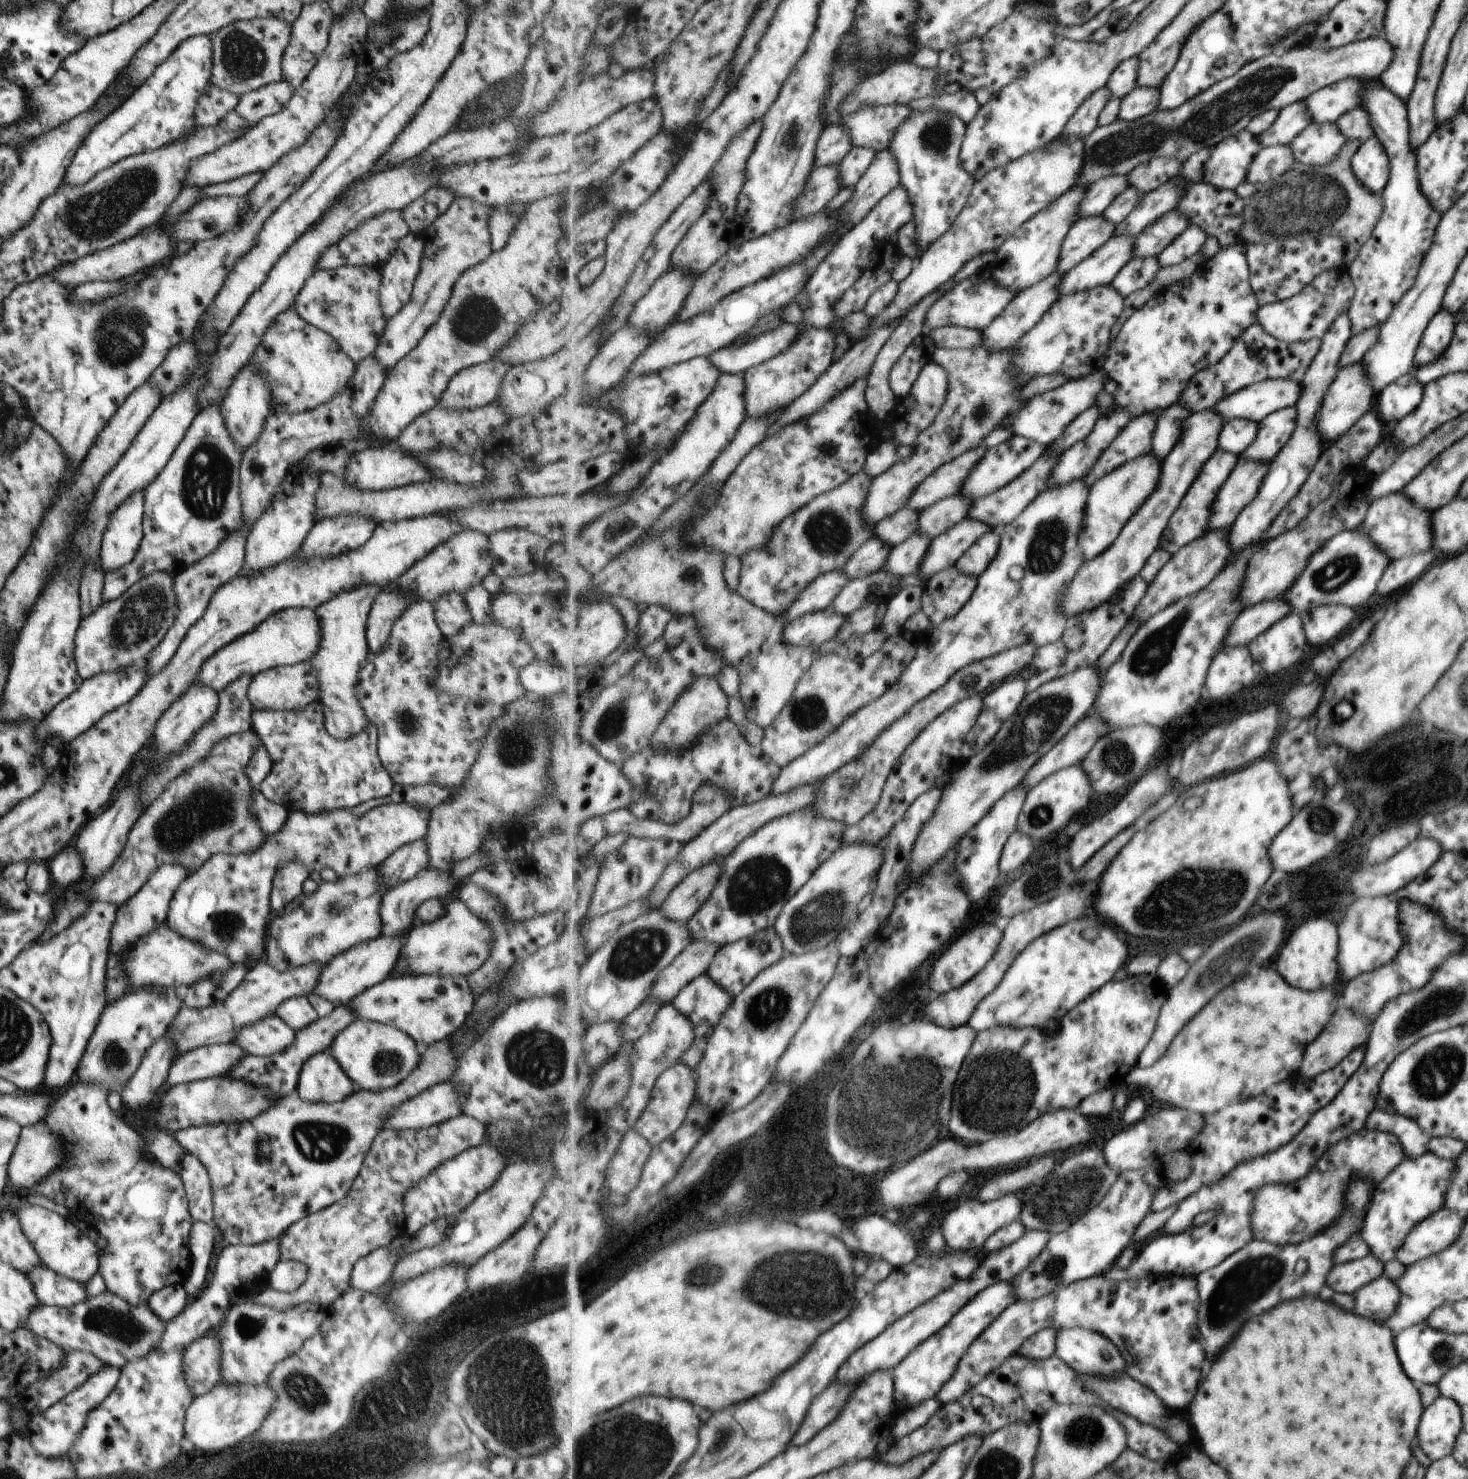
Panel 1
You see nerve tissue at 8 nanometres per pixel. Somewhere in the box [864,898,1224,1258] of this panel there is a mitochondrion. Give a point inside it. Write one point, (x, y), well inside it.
(995, 1076)

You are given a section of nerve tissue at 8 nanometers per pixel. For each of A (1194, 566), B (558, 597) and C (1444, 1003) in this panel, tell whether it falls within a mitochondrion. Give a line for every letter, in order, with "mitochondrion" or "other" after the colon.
A: other
B: other
C: mitochondrion

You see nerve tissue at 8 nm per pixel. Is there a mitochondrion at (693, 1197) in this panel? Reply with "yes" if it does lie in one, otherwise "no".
no

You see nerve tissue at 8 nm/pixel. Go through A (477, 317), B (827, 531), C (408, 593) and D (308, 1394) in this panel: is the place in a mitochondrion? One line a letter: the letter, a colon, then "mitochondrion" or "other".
A: mitochondrion
B: mitochondrion
C: other
D: mitochondrion

